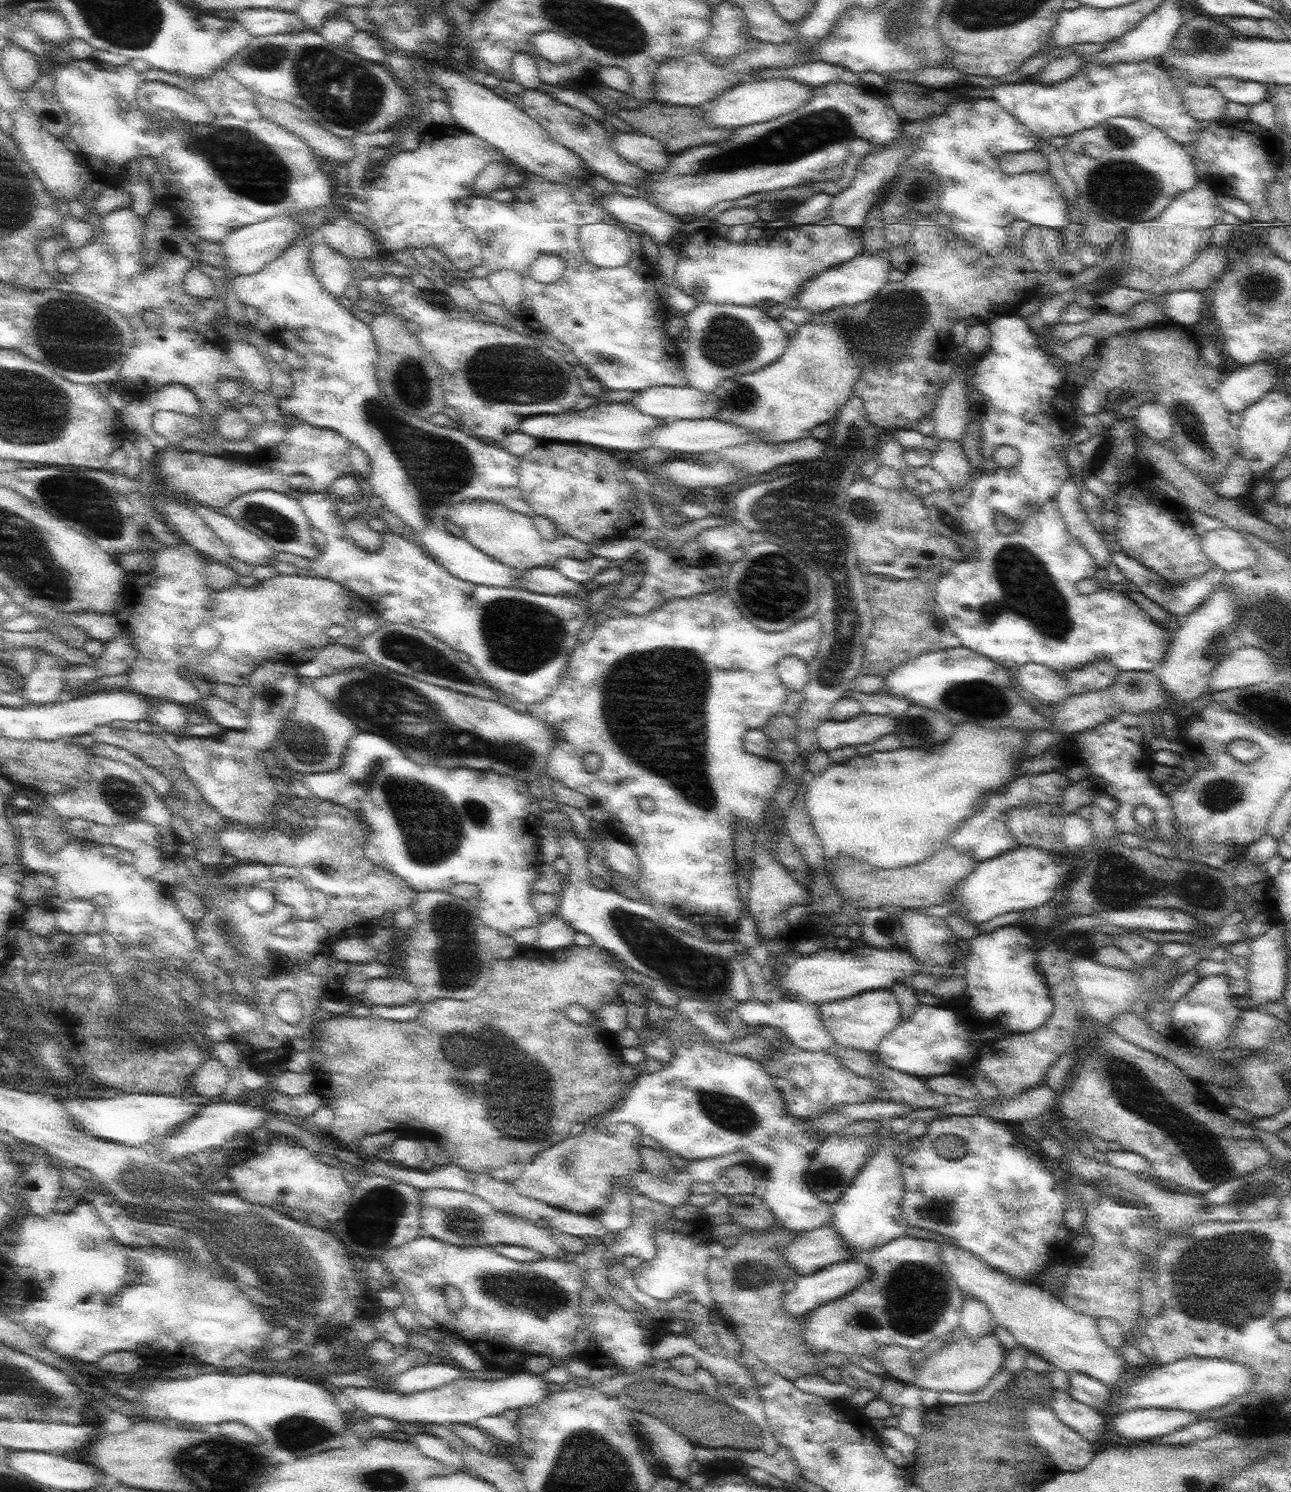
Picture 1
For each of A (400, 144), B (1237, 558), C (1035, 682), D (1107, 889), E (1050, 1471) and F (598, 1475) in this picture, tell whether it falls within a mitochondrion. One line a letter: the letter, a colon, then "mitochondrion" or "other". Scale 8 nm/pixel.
A: other
B: other
C: other
D: mitochondrion
E: other
F: mitochondrion

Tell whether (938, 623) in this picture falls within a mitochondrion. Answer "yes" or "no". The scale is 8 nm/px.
no

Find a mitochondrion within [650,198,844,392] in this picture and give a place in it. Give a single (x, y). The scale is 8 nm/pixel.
(727, 342)

